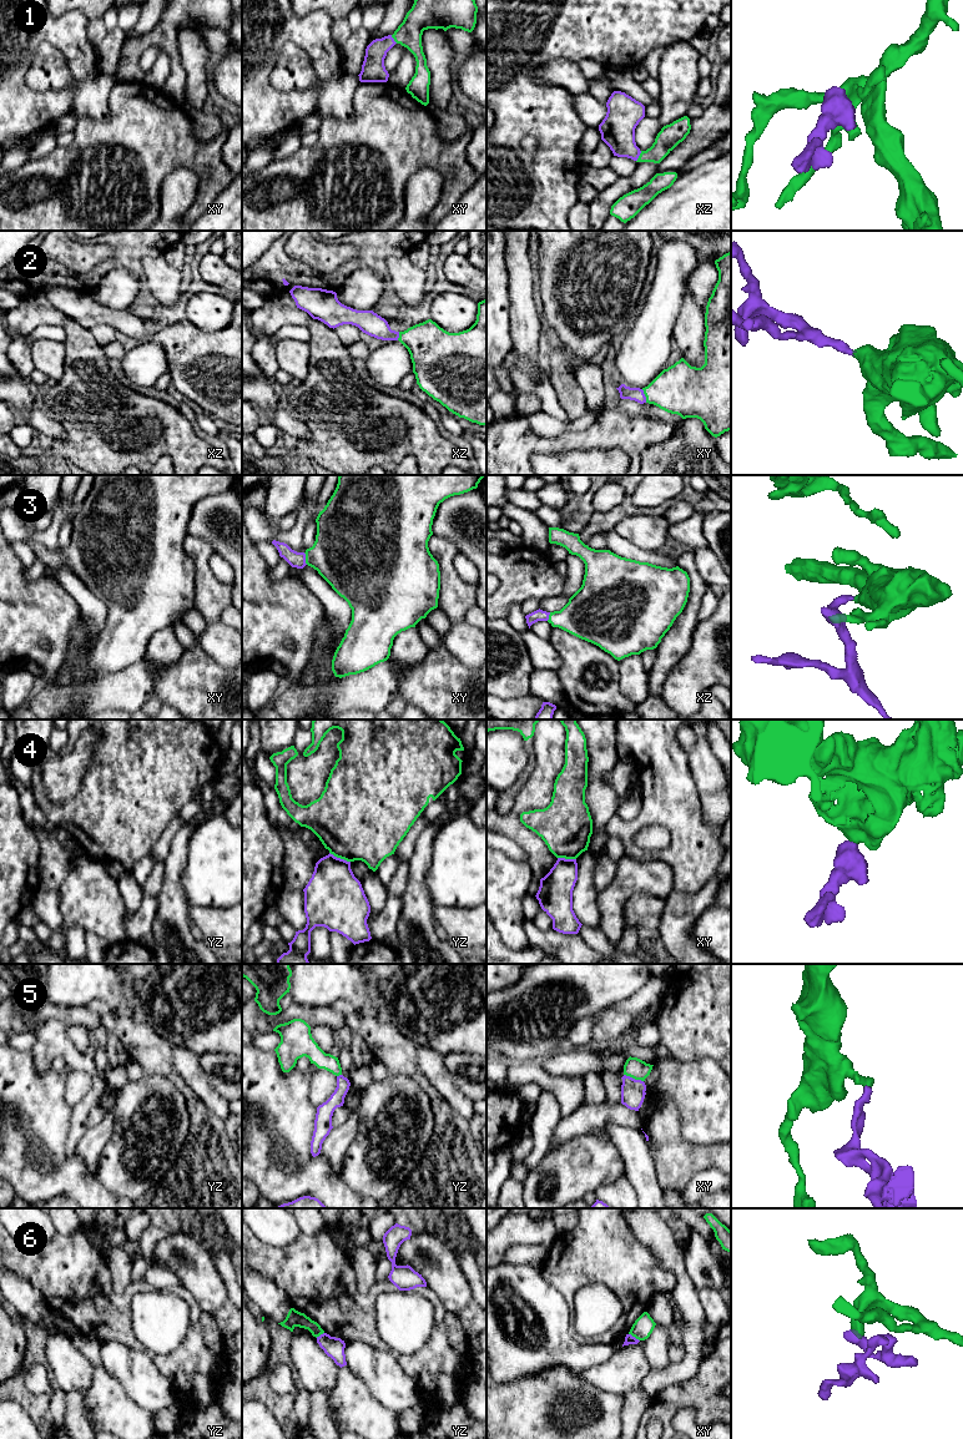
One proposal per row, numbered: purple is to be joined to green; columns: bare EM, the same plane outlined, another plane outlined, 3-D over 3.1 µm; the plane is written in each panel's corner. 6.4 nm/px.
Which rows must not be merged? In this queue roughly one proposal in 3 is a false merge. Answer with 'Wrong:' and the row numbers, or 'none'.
Wrong: 4, 5, 6

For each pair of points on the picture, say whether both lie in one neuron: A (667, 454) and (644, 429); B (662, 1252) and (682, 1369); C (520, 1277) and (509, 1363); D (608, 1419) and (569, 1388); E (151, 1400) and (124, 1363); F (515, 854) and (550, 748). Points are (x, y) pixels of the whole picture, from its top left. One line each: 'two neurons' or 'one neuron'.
A: two neurons
B: one neuron
C: one neuron
D: one neuron
E: one neuron
F: two neurons

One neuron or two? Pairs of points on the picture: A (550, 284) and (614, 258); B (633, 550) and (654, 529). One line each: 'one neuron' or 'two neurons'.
A: one neuron
B: two neurons

